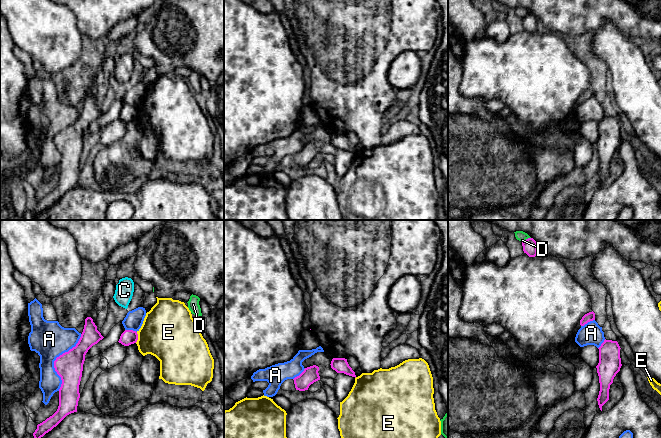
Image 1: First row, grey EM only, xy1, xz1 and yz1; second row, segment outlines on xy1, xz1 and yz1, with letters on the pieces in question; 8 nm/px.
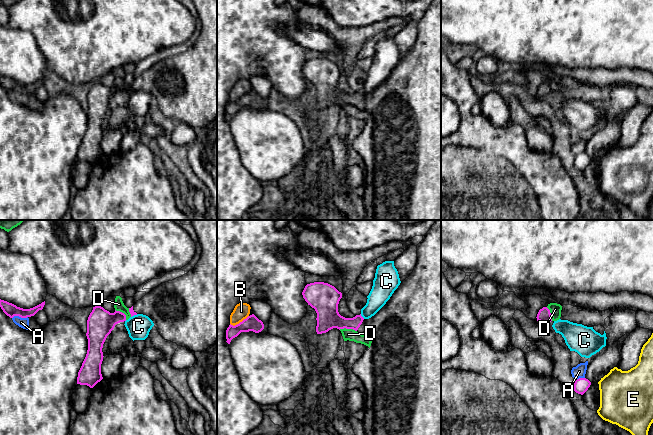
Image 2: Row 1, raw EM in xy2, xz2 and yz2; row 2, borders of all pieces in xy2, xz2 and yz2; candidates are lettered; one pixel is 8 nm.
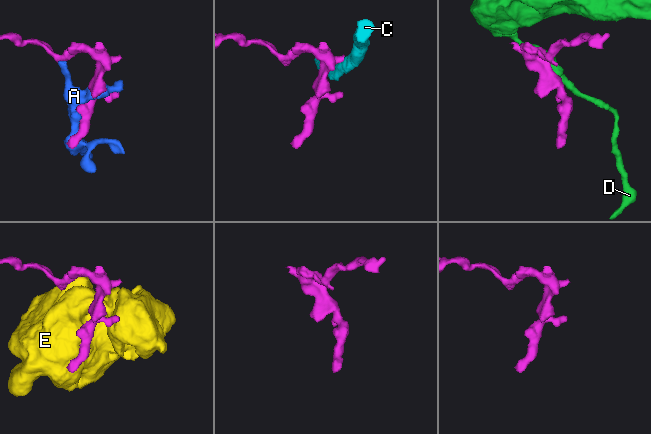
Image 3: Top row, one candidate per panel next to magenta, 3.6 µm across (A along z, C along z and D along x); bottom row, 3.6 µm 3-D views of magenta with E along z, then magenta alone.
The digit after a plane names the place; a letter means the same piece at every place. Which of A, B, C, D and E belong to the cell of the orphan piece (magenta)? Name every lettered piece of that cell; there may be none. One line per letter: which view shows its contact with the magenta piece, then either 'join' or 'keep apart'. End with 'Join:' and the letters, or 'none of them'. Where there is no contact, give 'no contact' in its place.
A: meets magenta in xy1; keep apart
B: meets magenta in xz2; keep apart
C: meets magenta in xz2; keep apart
D: meets magenta in xz2; keep apart
E: meets magenta in xy1; keep apart
Join: none of them

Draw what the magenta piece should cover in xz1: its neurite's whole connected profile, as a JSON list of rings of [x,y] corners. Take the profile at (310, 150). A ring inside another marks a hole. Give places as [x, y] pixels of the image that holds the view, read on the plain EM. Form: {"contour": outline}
{"contour": [[[316,141],[305,144],[304,147],[299,152],[293,155],[296,166],[299,167],[308,166],[311,160],[320,156],[318,147],[319,143]]]}

